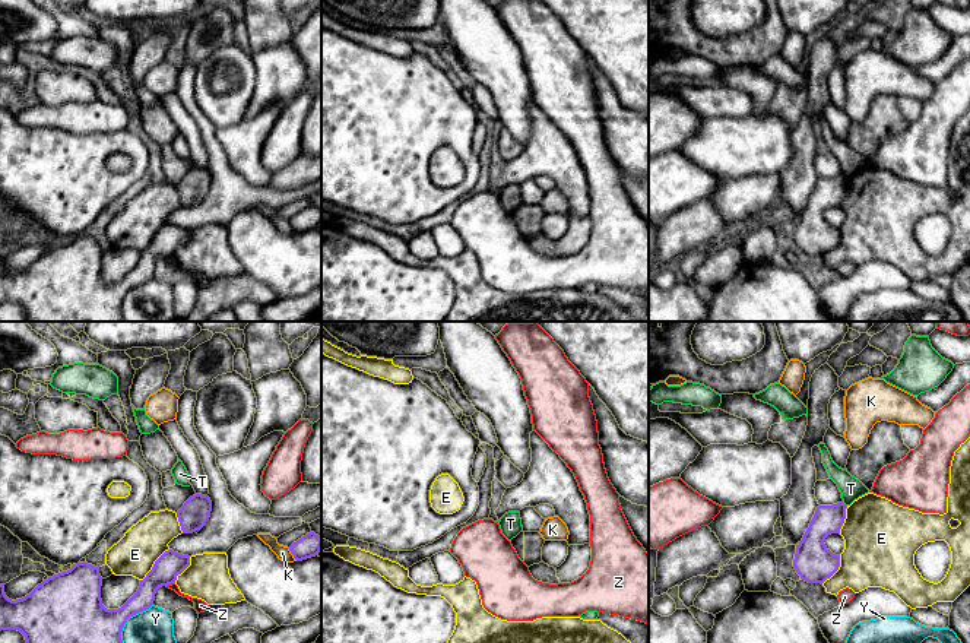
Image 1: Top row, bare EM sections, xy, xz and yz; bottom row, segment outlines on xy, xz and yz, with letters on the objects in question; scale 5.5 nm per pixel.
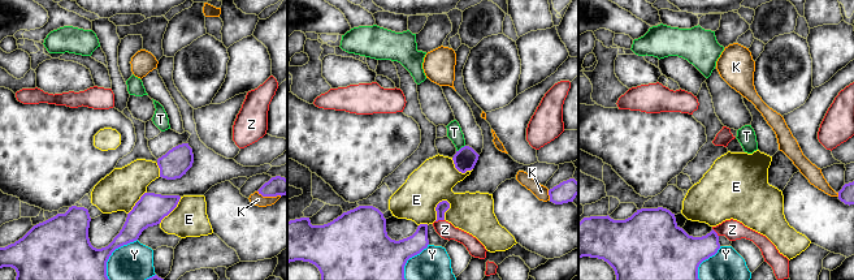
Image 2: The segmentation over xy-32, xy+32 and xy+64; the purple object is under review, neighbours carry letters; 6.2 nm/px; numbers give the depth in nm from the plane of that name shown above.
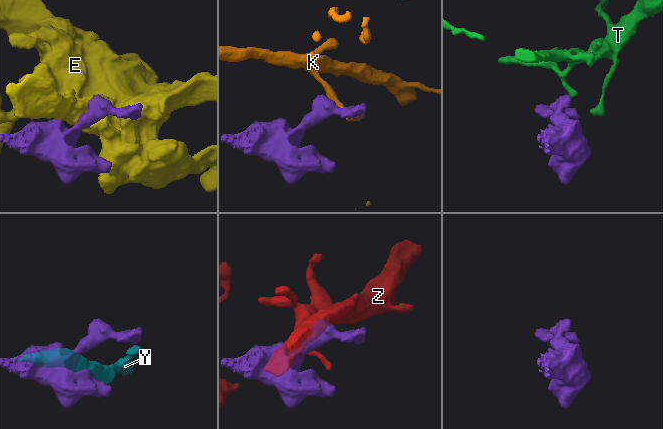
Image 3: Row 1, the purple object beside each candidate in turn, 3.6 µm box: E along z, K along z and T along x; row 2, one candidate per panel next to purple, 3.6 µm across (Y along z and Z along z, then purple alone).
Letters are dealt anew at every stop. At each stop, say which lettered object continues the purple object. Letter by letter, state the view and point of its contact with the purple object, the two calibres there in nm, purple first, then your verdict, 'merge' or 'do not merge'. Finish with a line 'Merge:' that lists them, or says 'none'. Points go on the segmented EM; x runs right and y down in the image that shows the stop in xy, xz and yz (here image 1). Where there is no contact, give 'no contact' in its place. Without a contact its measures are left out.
E: xy (154, 564) | 150/240 nm | do not merge
K: xy (291, 553) | 120/70 nm | do not merge
T: yz (845, 504) | 160/120 nm | do not merge
Y: xy (129, 617) | 260/190 nm | do not merge
Z: xy (170, 583) | 150/70 nm | do not merge
Merge: none

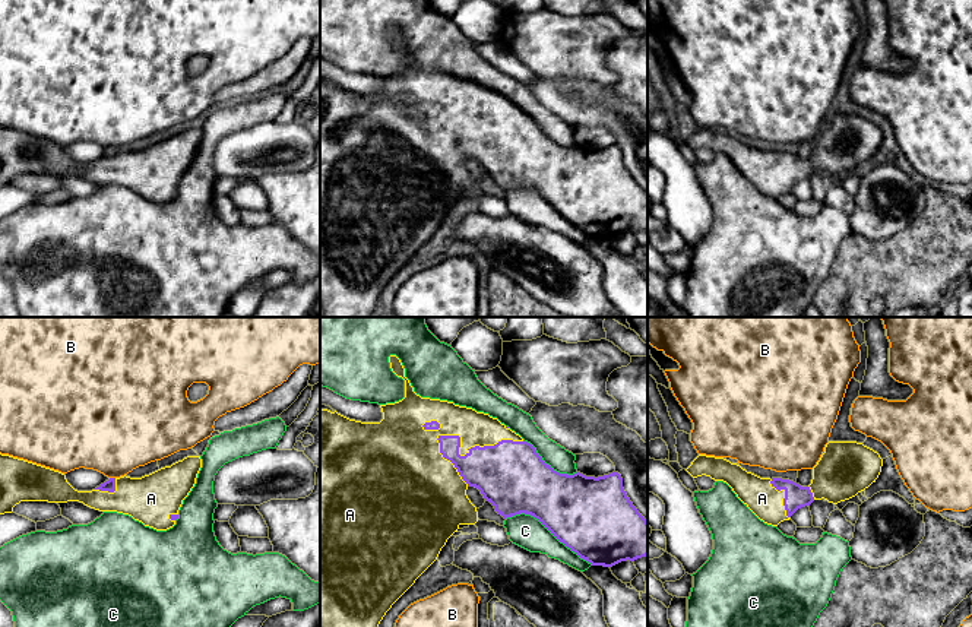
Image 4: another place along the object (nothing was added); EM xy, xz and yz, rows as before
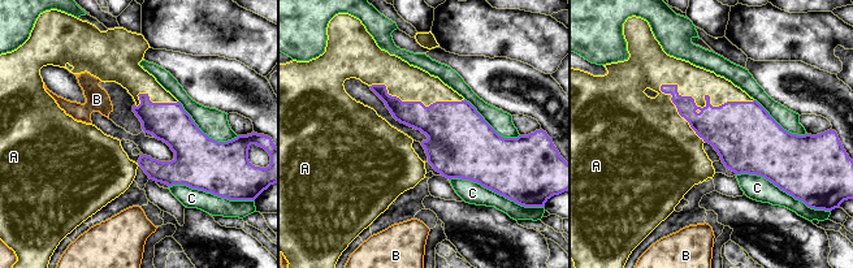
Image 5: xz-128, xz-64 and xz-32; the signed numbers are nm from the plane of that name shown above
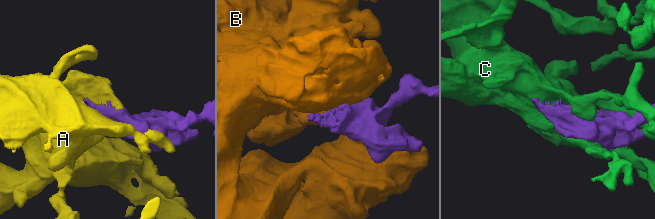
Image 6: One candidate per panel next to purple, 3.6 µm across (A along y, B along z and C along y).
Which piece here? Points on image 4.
A: xz (472, 447) | 360/220 nm | merge
B: xy (113, 478) | 70/460 nm | do not merge
C: xz (548, 529) | 420/180 nm | do not merge
Merge: A

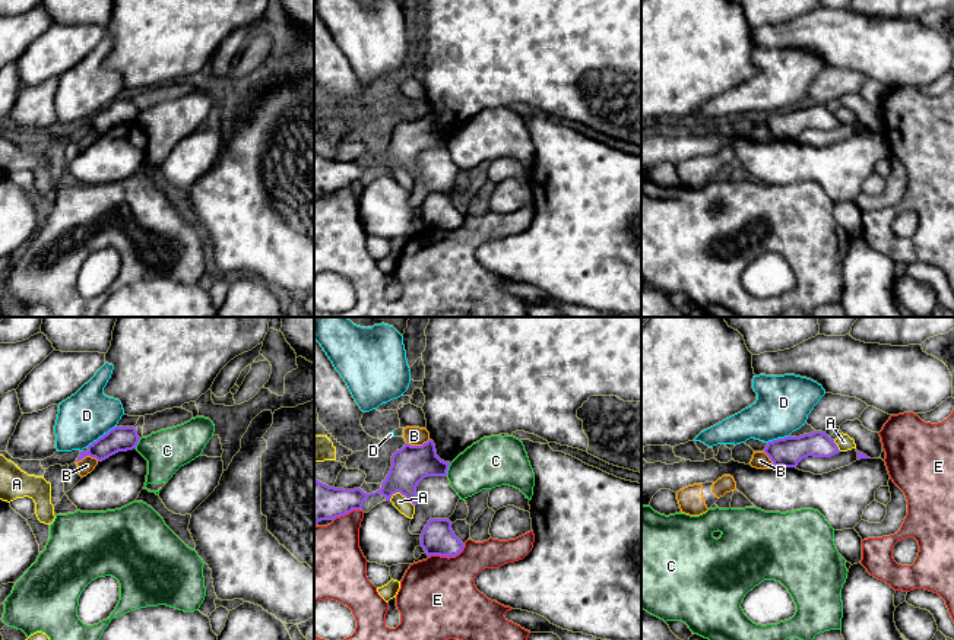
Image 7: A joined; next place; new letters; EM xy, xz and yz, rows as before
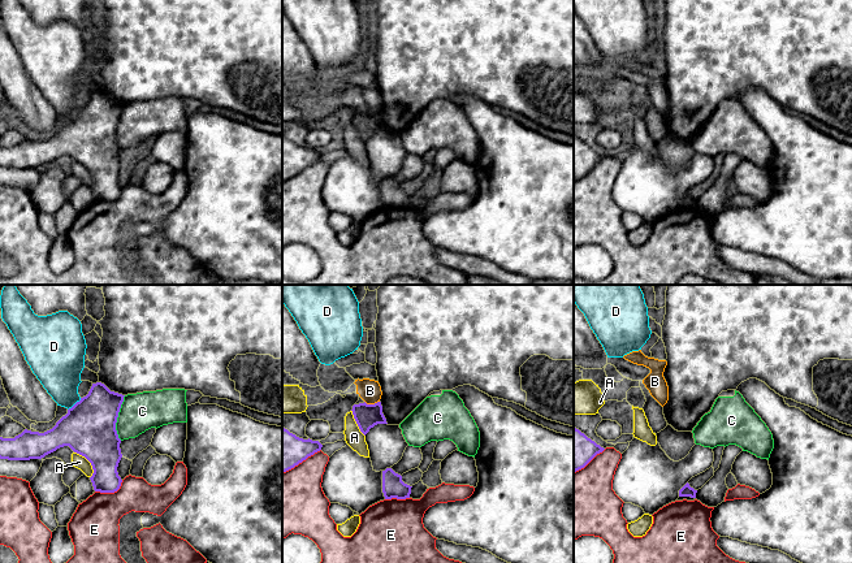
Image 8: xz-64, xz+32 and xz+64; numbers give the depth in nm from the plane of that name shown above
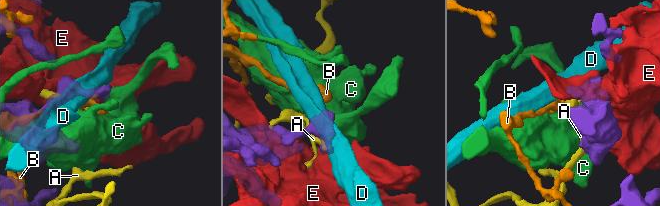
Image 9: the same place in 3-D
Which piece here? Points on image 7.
A: xz (402, 494) | 200/80 nm | do not merge
B: xz (417, 446) | 200/110 nm | do not merge
C: xz (447, 469) | 200/280 nm | do not merge
D: xy (102, 436) | 140/280 nm | do not merge
E: xz (447, 557) | 190/440 nm | do not merge
Merge: none

